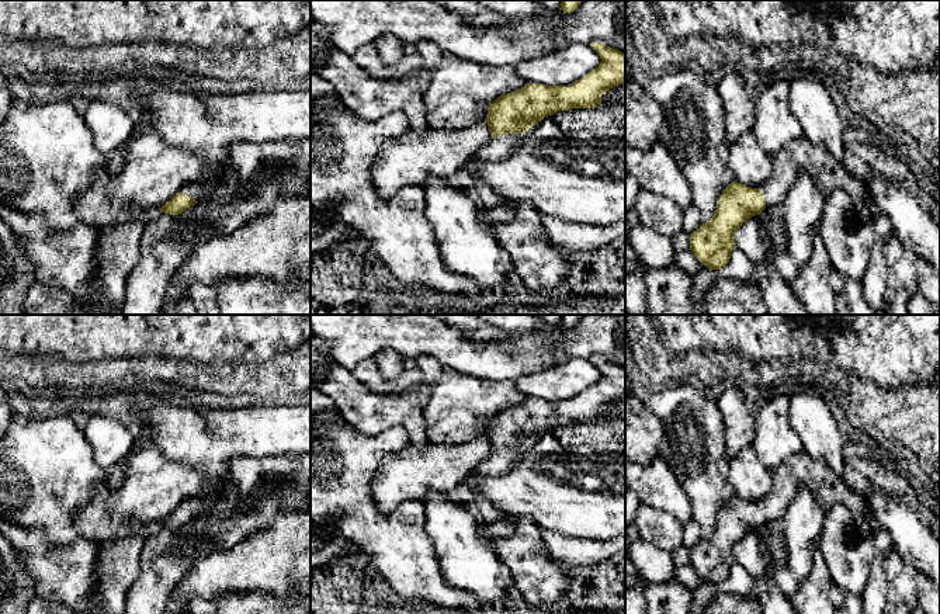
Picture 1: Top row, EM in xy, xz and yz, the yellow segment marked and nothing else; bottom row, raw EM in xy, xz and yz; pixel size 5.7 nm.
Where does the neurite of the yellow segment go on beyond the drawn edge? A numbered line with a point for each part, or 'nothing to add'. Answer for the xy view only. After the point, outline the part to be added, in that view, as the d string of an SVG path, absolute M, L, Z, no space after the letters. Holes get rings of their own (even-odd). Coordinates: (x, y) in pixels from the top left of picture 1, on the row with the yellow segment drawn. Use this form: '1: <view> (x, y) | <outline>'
1: xy (197, 190) | M191 183L183 185L180 188L180 192L192 197L195 201L201 201L211 188L212 188L211 183Z

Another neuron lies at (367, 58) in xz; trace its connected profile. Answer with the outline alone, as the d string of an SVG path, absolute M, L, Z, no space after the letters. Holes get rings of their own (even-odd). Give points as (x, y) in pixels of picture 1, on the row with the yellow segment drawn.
M374 42L361 46L353 59L372 79L407 79L423 67L423 58L412 44L405 44L403 56L395 65L382 62Z

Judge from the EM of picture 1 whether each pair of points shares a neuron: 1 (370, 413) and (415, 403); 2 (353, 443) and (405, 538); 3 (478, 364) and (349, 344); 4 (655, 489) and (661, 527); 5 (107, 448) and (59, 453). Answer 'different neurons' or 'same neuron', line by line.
1: same neuron
2: same neuron
3: same neuron
4: different neurons
5: different neurons

